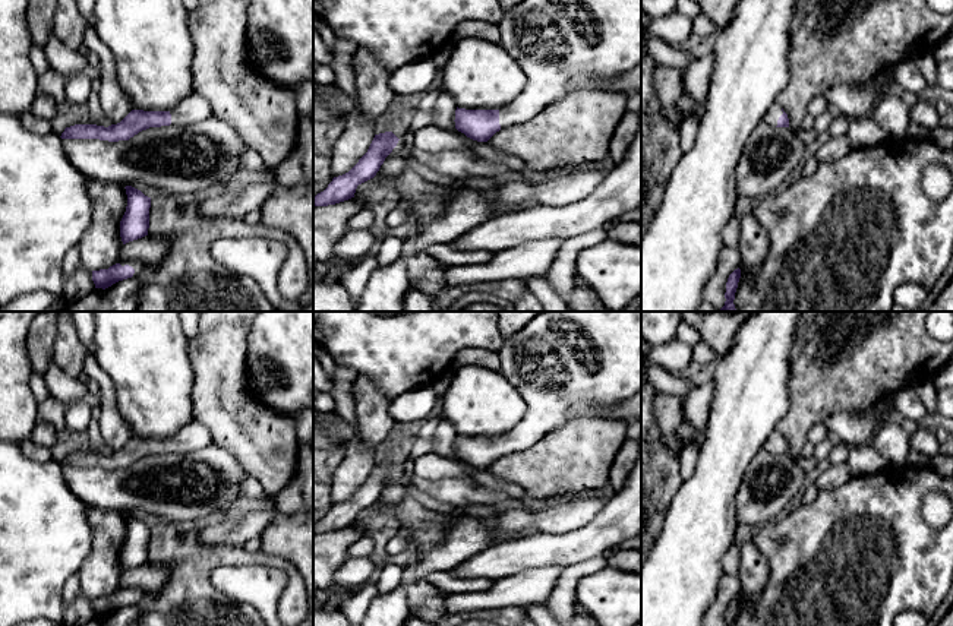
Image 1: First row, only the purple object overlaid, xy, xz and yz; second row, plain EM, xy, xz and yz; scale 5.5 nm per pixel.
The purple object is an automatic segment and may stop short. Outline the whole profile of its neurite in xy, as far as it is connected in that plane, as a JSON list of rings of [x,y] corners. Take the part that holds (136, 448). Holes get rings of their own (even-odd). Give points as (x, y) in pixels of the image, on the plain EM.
[[[189,423],[170,439],[132,437],[120,450],[108,455],[75,452],[66,455],[61,467],[100,467],[108,470],[129,468],[149,455],[193,452],[212,445],[209,431],[199,423]]]

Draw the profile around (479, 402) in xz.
[[[477,366],[454,370],[451,383],[439,398],[444,417],[458,436],[499,437],[518,426],[527,404],[501,373]]]

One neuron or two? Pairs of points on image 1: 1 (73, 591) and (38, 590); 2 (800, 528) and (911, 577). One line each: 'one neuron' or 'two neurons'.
1: two neurons
2: one neuron

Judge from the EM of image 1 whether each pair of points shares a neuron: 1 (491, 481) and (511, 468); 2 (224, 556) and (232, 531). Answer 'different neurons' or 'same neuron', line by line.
1: different neurons
2: different neurons

